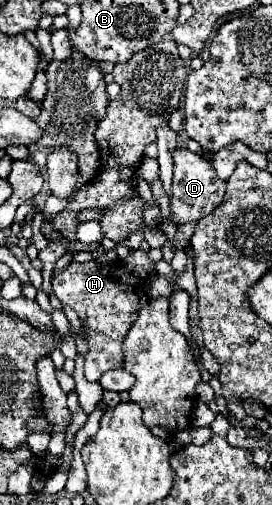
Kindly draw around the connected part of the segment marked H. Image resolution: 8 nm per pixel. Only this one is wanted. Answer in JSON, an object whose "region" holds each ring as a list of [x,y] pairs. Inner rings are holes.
{"region":[[[131,250],[127,258],[119,258],[111,264],[97,264],[95,260],[83,264],[71,262],[63,272],[53,276],[55,296],[63,304],[71,306],[85,326],[89,344],[85,354],[85,378],[89,382],[97,382],[107,370],[123,366],[123,340],[131,324],[137,320],[139,310],[149,302],[149,296],[145,294],[145,282],[149,278],[147,272],[155,274],[155,262],[149,260],[147,252]],[[135,276],[141,276],[141,280]]]}

